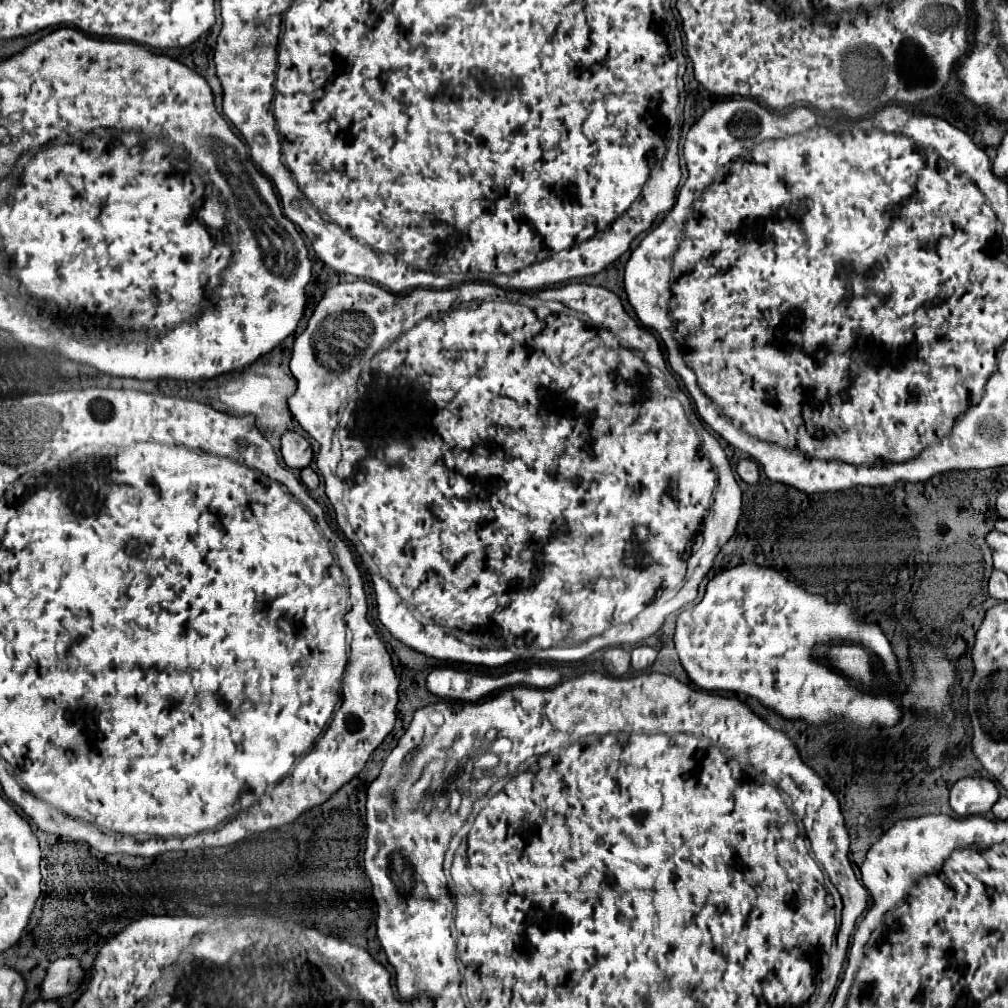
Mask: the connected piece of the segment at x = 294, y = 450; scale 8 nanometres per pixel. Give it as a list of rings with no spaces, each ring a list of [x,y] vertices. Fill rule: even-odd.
[[[285,432],[281,438],[281,456],[289,468],[307,468],[313,460],[311,444],[297,432]]]

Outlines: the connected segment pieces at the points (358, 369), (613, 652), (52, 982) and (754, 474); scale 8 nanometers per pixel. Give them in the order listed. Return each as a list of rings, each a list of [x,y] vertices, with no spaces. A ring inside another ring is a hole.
[[[359,280],[359,282],[351,282],[351,284],[337,284],[331,286],[323,300],[317,304],[317,308],[313,310],[313,316],[309,318],[309,324],[305,328],[303,334],[297,336],[295,340],[295,348],[293,348],[293,358],[291,358],[291,372],[297,380],[297,390],[295,394],[289,398],[289,410],[293,412],[295,420],[301,424],[301,428],[319,442],[319,454],[317,454],[317,468],[319,468],[320,476],[325,480],[325,493],[329,496],[335,512],[337,512],[337,524],[341,526],[341,530],[345,532],[347,540],[357,548],[361,559],[363,569],[368,572],[374,586],[376,595],[377,610],[379,610],[379,620],[383,626],[393,634],[393,638],[397,638],[403,644],[409,646],[425,656],[437,658],[445,663],[465,663],[475,664],[475,666],[494,668],[503,666],[507,662],[515,662],[515,660],[527,660],[527,658],[540,658],[542,660],[550,660],[555,662],[575,662],[585,659],[594,652],[610,647],[621,646],[621,644],[637,644],[645,638],[649,638],[651,634],[655,634],[659,630],[659,626],[663,624],[665,616],[683,608],[685,604],[693,602],[697,596],[697,588],[703,580],[703,576],[709,572],[709,568],[713,566],[713,558],[717,556],[719,548],[735,534],[735,526],[739,522],[741,516],[741,488],[735,482],[735,476],[731,472],[729,460],[721,448],[721,444],[717,442],[717,438],[713,438],[711,434],[703,427],[701,420],[692,408],[689,398],[679,392],[679,385],[675,380],[674,375],[670,372],[666,359],[657,338],[641,328],[625,310],[623,304],[619,300],[617,294],[601,288],[601,286],[589,286],[589,284],[565,284],[561,288],[547,288],[535,294],[523,294],[523,292],[509,292],[503,288],[497,288],[493,284],[477,284],[477,282],[467,282],[455,288],[447,288],[447,290],[425,290],[425,288],[415,288],[407,294],[391,294],[387,290],[383,290],[377,284]],[[543,302],[559,302],[559,310],[543,306]],[[691,556],[691,570],[687,572],[687,580],[685,580],[685,568],[689,566],[687,562]],[[652,602],[657,606],[661,606],[659,610],[653,606],[649,606]],[[645,608],[649,608],[643,618],[637,618]],[[453,632],[465,634],[469,638],[461,638],[455,636]],[[499,650],[513,650],[515,654],[487,654],[487,652],[499,652]]]
[[[607,648],[605,656],[603,656],[603,664],[607,668],[607,672],[611,676],[623,676],[629,670],[629,652],[625,652],[623,648]]]
[[[77,958],[55,960],[41,984],[41,998],[61,998],[77,992],[85,980],[83,974],[85,970]]]
[[[741,460],[737,464],[737,474],[747,482],[747,484],[757,484],[759,480],[759,468],[753,460]]]

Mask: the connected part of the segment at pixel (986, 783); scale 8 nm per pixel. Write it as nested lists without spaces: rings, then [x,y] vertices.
[[[961,778],[951,788],[951,808],[957,816],[967,818],[975,814],[987,814],[999,800],[999,792],[991,780],[985,778]]]

